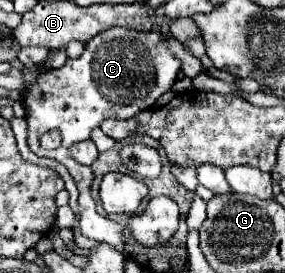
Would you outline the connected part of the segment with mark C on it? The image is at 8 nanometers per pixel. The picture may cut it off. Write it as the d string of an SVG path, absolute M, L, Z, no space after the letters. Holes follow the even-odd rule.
M110 27L92 37L78 59L68 59L64 67L38 75L36 83L26 91L24 103L28 121L28 147L38 157L52 157L62 163L76 181L80 191L78 209L82 235L94 241L106 241L114 245L120 253L124 253L124 225L118 225L96 213L96 205L90 195L90 185L94 179L92 169L76 163L68 155L68 147L72 143L90 139L90 131L108 117L130 119L140 111L152 107L158 97L172 87L178 71L180 61L166 49L158 31L138 33L136 29L128 27ZM52 129L60 131L62 143L58 149L42 149L40 137Z

